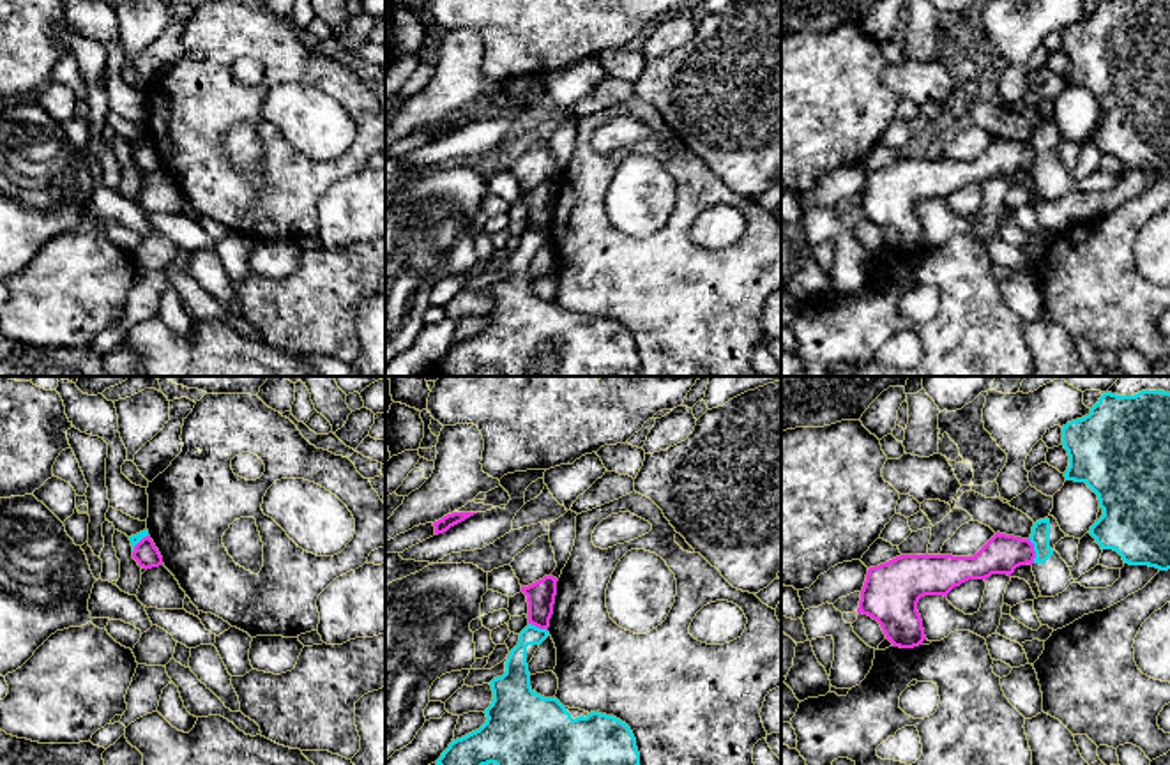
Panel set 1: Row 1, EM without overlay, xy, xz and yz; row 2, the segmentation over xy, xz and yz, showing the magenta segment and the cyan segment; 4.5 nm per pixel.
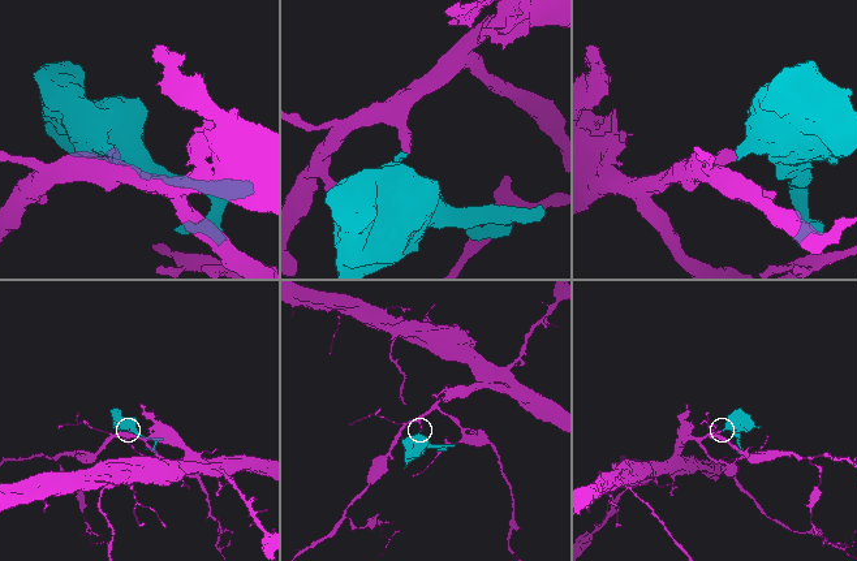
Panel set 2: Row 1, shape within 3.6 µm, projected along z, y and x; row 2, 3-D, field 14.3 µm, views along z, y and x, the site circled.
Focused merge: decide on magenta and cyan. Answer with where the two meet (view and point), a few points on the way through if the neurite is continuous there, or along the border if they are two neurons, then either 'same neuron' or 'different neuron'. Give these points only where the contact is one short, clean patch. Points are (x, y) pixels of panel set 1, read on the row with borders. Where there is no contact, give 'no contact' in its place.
meets magenta in yz at (1033, 550); border along yz (1029, 537), (1034, 548), (1034, 562); different neuron

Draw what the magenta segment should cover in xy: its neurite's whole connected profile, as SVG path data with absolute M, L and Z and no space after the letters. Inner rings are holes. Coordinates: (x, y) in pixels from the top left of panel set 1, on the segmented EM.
M150 535L143 537L133 551L133 558L138 562L143 569L152 569L163 565L163 557L159 549L156 548Z

